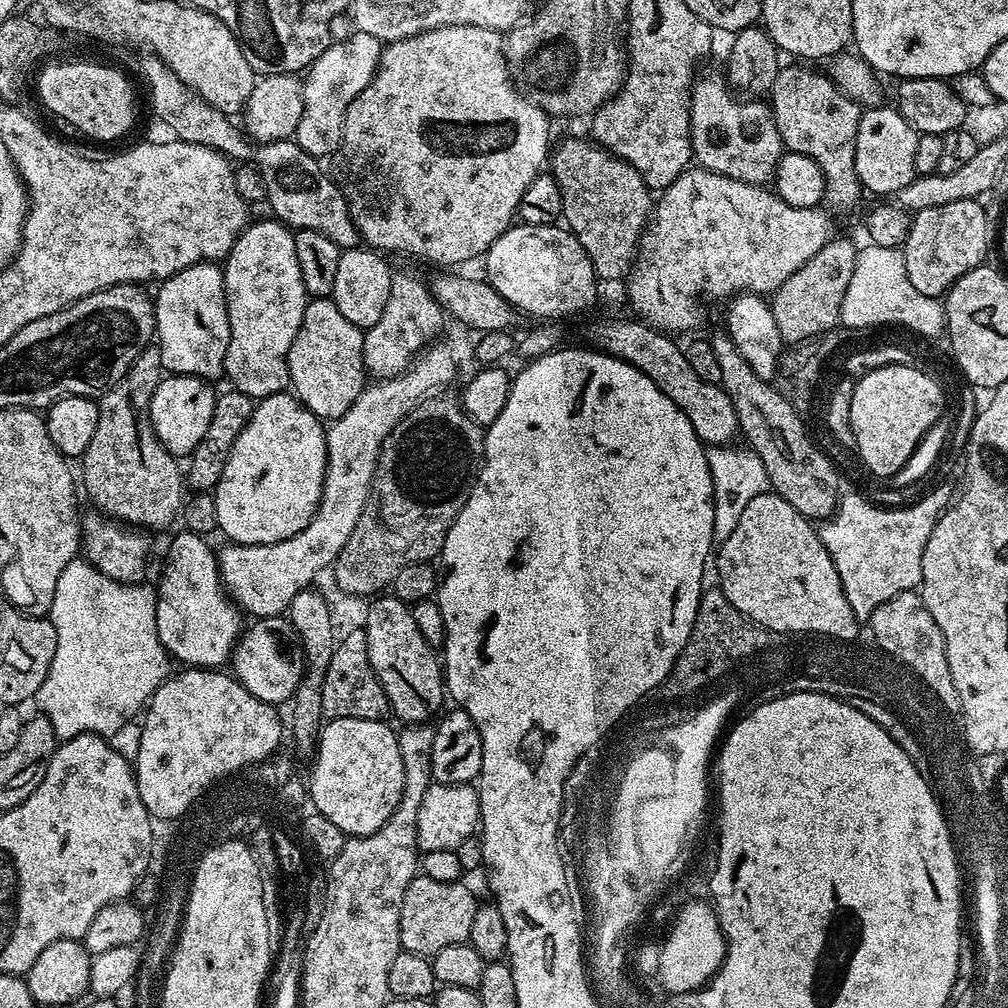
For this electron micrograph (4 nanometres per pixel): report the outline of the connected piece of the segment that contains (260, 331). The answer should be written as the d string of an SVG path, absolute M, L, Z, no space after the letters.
M275 218L249 223L241 232L222 264L224 293L230 318L230 346L226 346L224 376L237 392L253 398L272 396L289 387L288 355L290 346L302 326L309 294L298 270L298 254L294 254L294 232Z

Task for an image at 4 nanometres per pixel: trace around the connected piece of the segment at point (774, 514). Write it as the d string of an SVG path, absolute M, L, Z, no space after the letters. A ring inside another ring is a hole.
M769 490L750 498L738 526L734 526L730 538L719 545L714 556L714 568L720 575L718 586L730 598L741 614L754 624L776 632L780 628L819 629L820 632L835 632L836 640L855 641L858 621L844 593L838 570L820 540L813 521L803 516L776 491Z

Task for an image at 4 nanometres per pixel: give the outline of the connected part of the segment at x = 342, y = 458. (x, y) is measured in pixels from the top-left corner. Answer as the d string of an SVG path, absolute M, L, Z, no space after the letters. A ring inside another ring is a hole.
M441 342L433 343L420 353L418 359L407 372L392 380L372 382L364 389L364 393L337 420L331 421L326 428L328 442L328 468L324 471L324 496L320 500L320 508L311 522L298 534L288 540L273 544L233 544L225 543L224 549L219 549L218 563L220 578L224 582L227 595L231 597L237 608L248 612L252 618L281 615L289 607L292 599L300 591L307 589L312 579L323 568L331 569L335 565L338 554L346 542L350 542L350 534L354 534L354 526L358 526L358 518L368 501L372 489L372 479L376 473L376 463L380 457L380 448L386 438L398 426L398 422L410 410L414 410L421 402L427 400L443 384L448 384L456 376L456 360L448 353L448 348Z

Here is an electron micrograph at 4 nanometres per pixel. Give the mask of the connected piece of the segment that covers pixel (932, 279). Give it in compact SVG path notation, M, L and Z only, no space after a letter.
M979 199L930 206L912 216L902 251L906 276L920 294L943 297L970 270L981 267L988 256L988 216Z

